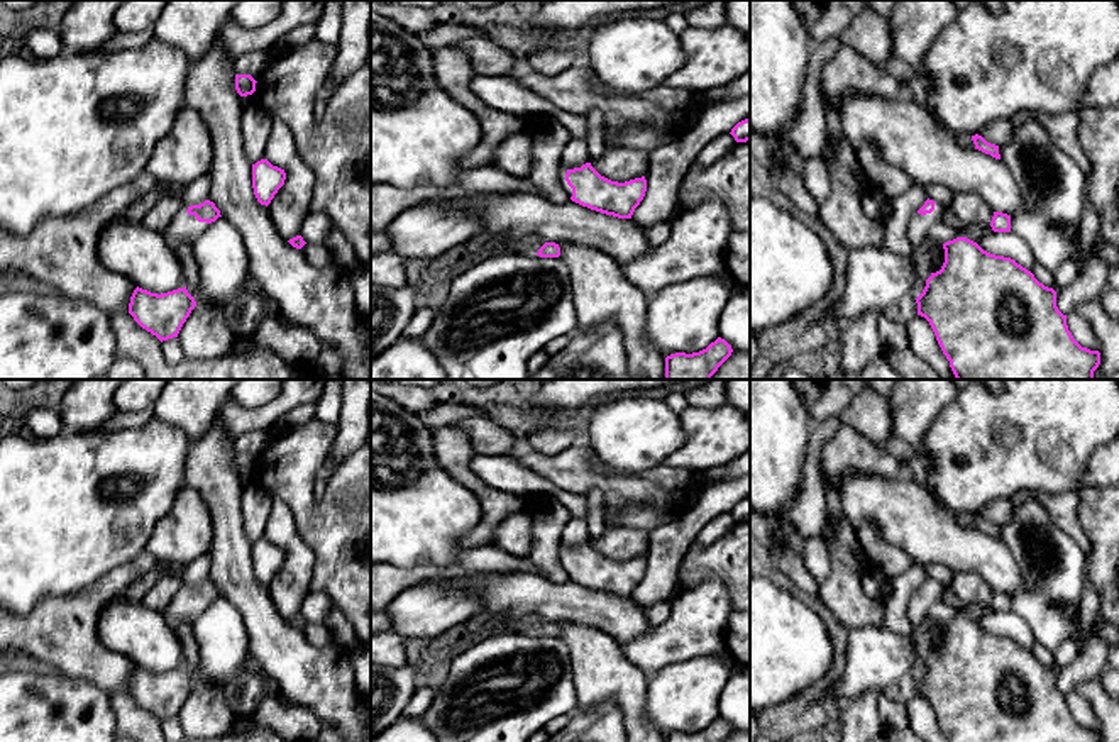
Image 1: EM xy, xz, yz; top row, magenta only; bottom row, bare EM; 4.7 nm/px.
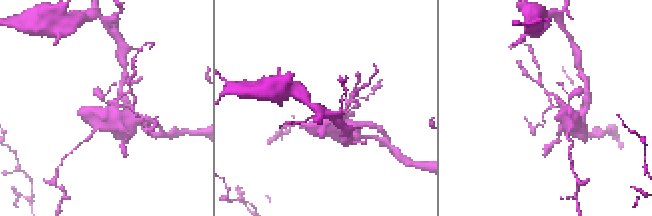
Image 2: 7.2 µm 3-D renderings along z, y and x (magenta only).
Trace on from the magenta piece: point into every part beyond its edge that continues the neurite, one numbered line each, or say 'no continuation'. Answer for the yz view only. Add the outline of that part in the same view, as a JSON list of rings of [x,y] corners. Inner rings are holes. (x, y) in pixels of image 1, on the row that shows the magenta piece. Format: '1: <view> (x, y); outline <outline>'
1: yz (918, 226); outline [[[936,202],[934,210],[931,213],[921,215],[918,210],[912,213],[907,224],[907,239],[914,249],[923,244],[931,225],[941,220],[943,212],[945,205]]]

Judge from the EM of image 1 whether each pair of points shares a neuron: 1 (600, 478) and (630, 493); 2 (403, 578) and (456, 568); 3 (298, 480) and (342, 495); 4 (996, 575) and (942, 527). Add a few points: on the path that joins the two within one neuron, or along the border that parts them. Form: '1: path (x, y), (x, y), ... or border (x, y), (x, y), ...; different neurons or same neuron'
1: path (606, 481), (617, 490), (623, 490); same neuron
2: path (417, 575), (422, 571), (442, 571); same neuron
3: path (308, 490), (317, 498), (332, 498); same neuron
4: path (982, 561), (955, 541); same neuron

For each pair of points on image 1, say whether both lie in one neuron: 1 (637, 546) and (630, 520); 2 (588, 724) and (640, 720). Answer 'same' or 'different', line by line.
1: different
2: different

